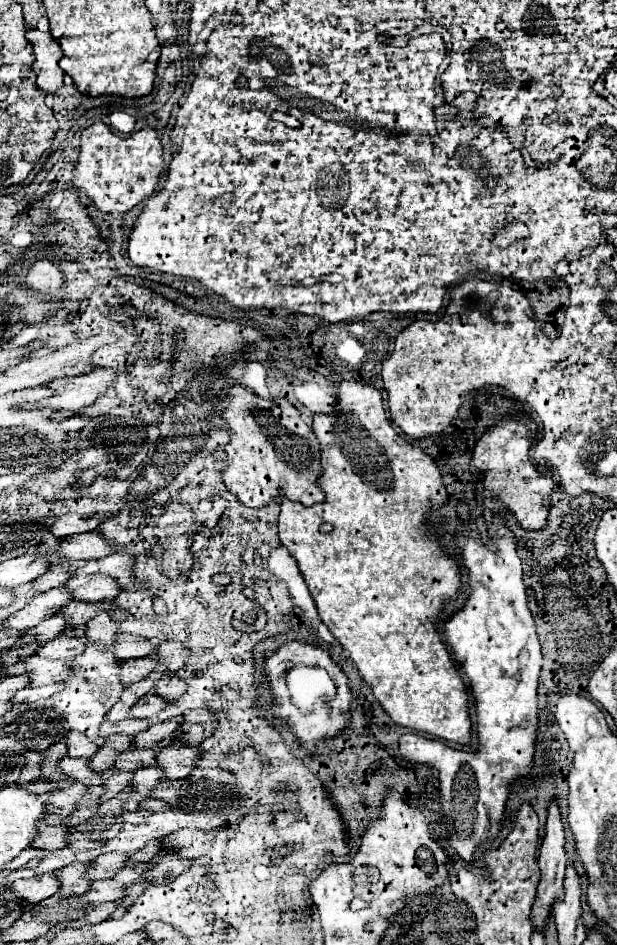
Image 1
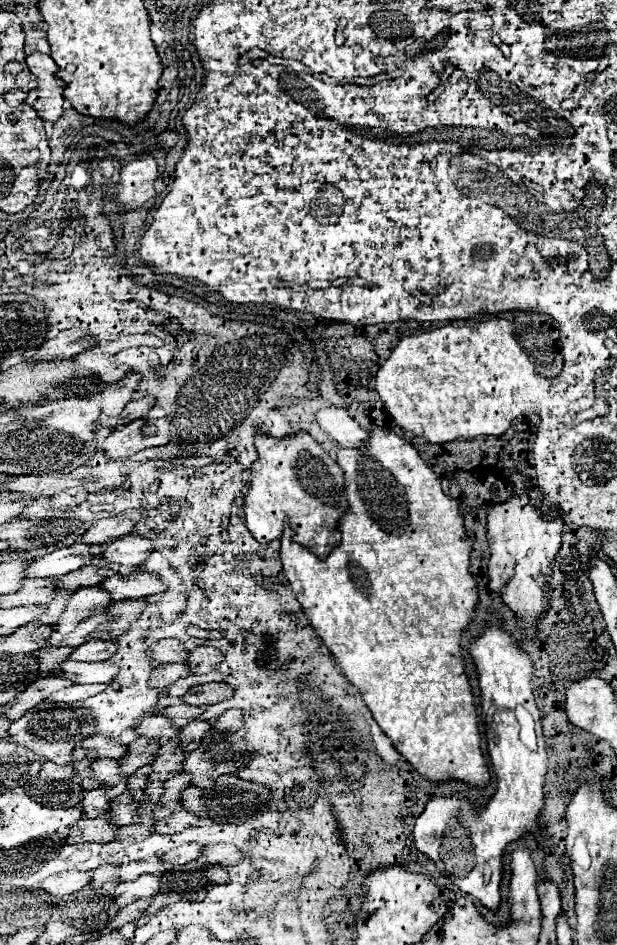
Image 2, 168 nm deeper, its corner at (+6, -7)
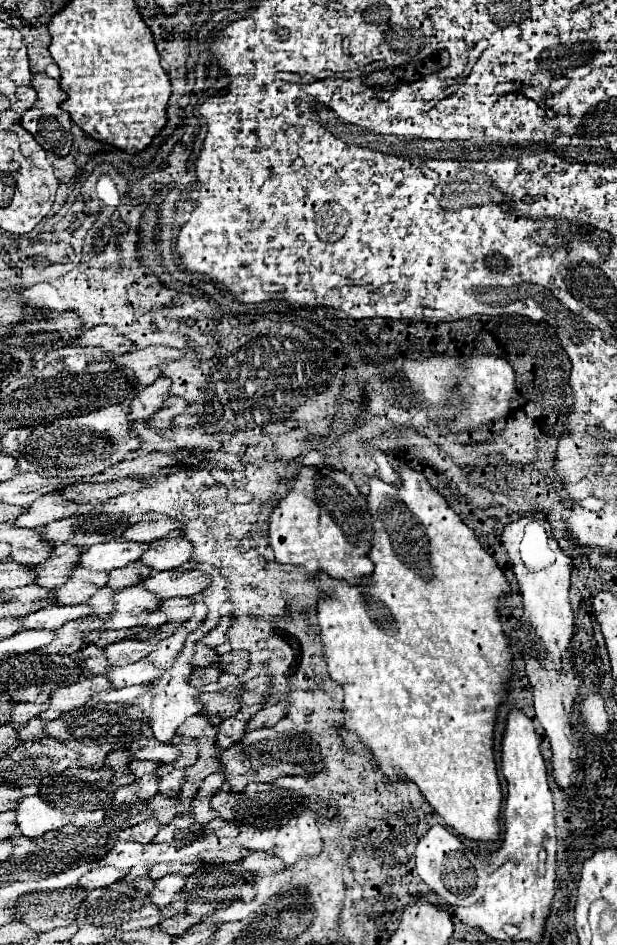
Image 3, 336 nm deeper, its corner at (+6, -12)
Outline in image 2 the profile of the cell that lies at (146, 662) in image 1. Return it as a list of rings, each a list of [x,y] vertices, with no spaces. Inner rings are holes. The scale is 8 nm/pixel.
[[[159,664],[151,672],[149,686],[163,690],[171,682],[175,682],[177,678],[183,678],[183,676],[189,676],[189,674],[191,674],[191,670],[187,668],[187,664]]]

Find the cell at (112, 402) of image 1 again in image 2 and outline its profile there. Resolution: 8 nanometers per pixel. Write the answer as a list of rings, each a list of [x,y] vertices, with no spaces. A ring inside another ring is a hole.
[[[147,395],[138,400],[132,401],[127,404],[120,414],[121,421],[128,424],[129,422],[141,418],[151,410],[154,406],[155,400],[153,397]]]

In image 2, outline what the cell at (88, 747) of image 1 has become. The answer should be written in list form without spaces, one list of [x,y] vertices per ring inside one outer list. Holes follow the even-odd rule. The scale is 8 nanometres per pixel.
[[[89,736],[85,740],[81,740],[81,748],[89,750],[93,758],[121,758],[127,750],[127,746],[113,742],[107,736]]]

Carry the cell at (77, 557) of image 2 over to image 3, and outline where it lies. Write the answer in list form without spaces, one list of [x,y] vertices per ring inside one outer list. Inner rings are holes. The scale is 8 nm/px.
[[[113,539],[107,543],[91,545],[83,551],[79,567],[91,571],[111,571],[117,567],[125,567],[141,559],[141,553],[149,549],[149,543],[135,543],[135,541],[121,541]]]

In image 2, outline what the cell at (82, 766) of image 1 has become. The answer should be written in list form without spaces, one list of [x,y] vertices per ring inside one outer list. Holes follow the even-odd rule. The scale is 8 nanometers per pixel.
[[[93,760],[91,762],[91,774],[97,782],[103,782],[105,786],[113,786],[113,784],[123,784],[125,790],[125,776],[119,772],[119,764],[115,760]]]

